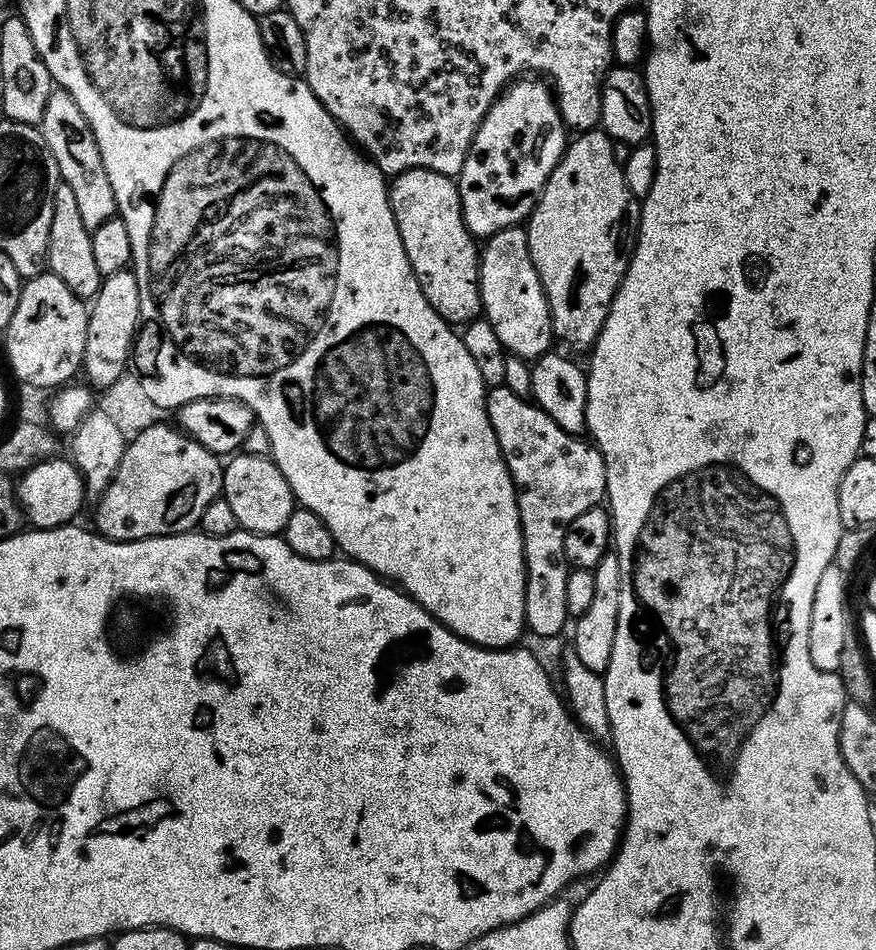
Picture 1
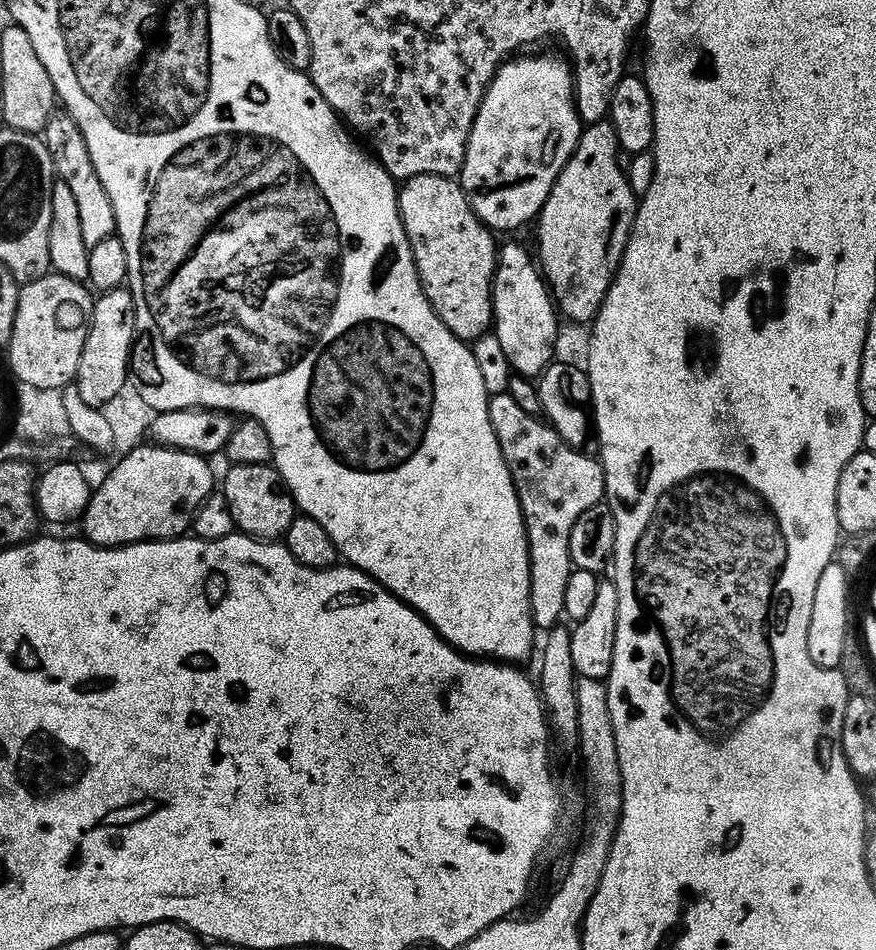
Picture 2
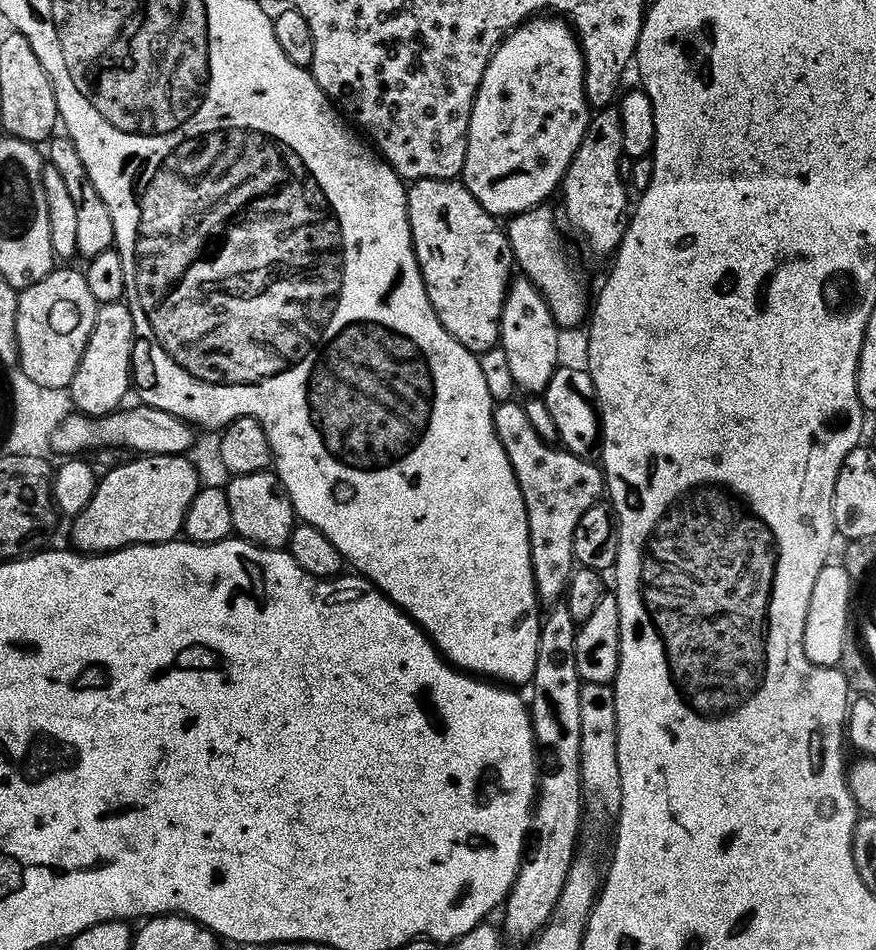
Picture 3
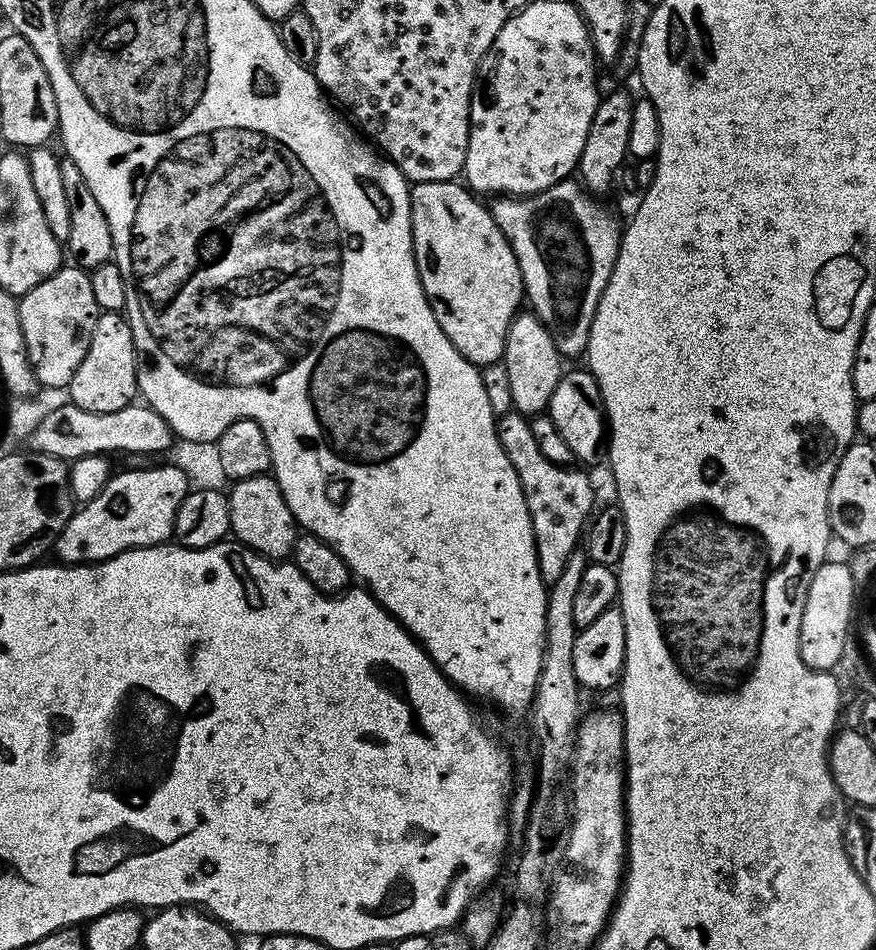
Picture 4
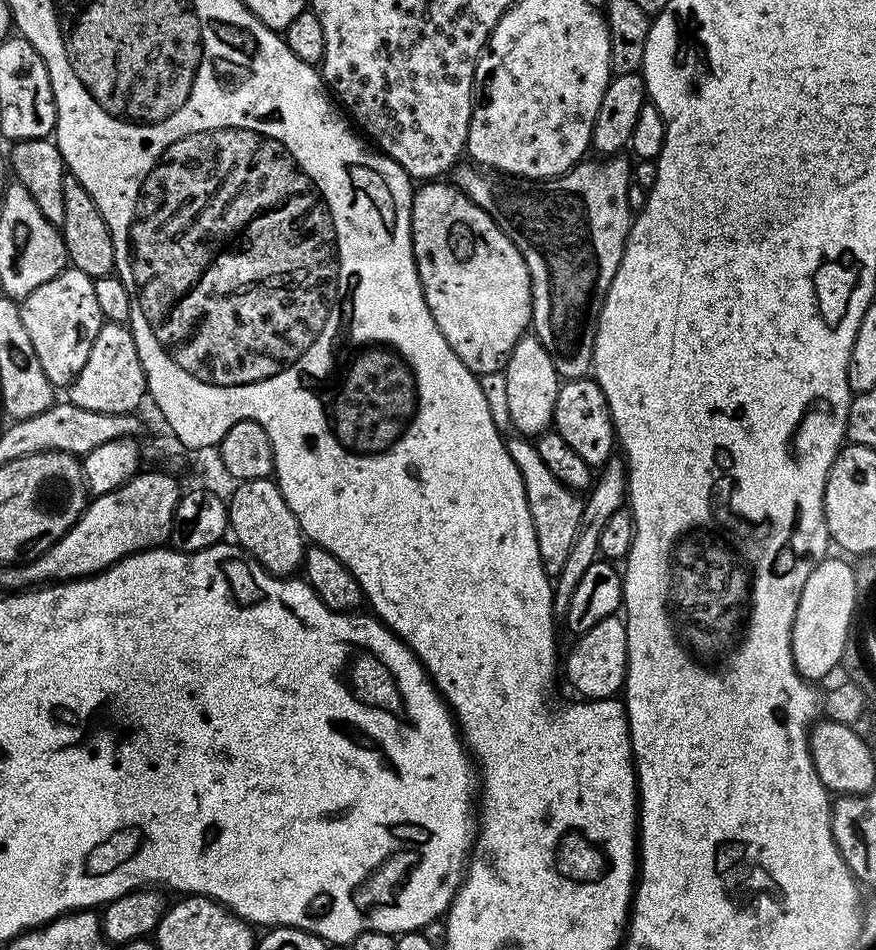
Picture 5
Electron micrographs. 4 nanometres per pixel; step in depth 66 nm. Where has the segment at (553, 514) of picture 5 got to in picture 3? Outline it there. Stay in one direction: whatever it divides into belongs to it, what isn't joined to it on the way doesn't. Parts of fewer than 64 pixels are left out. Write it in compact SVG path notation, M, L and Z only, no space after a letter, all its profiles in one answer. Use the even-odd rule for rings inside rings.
M497 403L492 410L492 421L498 434L498 442L502 442L506 458L510 458L510 466L514 470L514 478L518 482L526 506L526 522L530 534L530 562L536 594L541 605L551 606L567 593L568 579L574 571L574 530L582 514L586 514L586 510L590 510L590 506L605 495L604 473L597 465L595 468L592 460L578 458L573 452L566 452L563 447L547 444L545 440L538 438L538 430L530 426L530 418L526 418L519 403Z

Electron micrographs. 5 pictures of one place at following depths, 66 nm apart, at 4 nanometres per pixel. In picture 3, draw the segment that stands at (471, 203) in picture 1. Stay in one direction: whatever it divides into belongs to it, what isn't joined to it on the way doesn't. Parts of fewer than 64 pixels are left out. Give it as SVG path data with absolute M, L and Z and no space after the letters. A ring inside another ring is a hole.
M537 14L530 20L524 21L516 28L512 29L503 42L494 50L486 70L482 74L482 82L478 82L476 97L472 103L472 113L468 123L468 149L464 155L464 170L462 173L462 183L470 190L473 198L482 205L491 216L497 218L511 218L525 212L531 208L543 205L544 200L552 191L561 187L564 171L570 166L572 155L578 150L582 138L588 129L590 119L590 109L586 90L584 89L584 52L580 49L580 41L574 31L573 25L569 21L556 14Z

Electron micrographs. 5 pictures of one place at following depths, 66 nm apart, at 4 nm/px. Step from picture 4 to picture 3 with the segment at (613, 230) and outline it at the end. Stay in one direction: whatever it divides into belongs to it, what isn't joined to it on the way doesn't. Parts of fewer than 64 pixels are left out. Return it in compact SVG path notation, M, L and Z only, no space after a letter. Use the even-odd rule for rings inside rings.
M537 206L519 212L506 224L508 245L512 247L512 258L515 267L540 289L550 314L556 319L561 329L576 328L585 323L590 312L590 292L584 272L572 261L560 232L556 229L556 216L548 206Z

